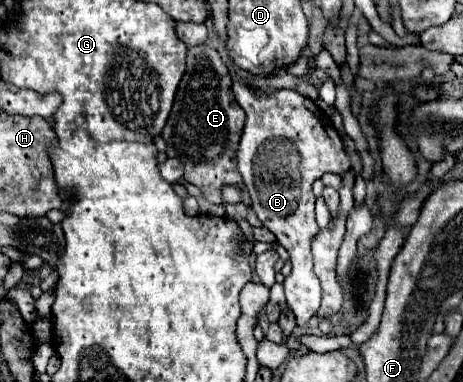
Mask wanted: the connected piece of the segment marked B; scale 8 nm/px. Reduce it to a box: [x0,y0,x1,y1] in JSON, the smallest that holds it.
[232,82,350,326]

